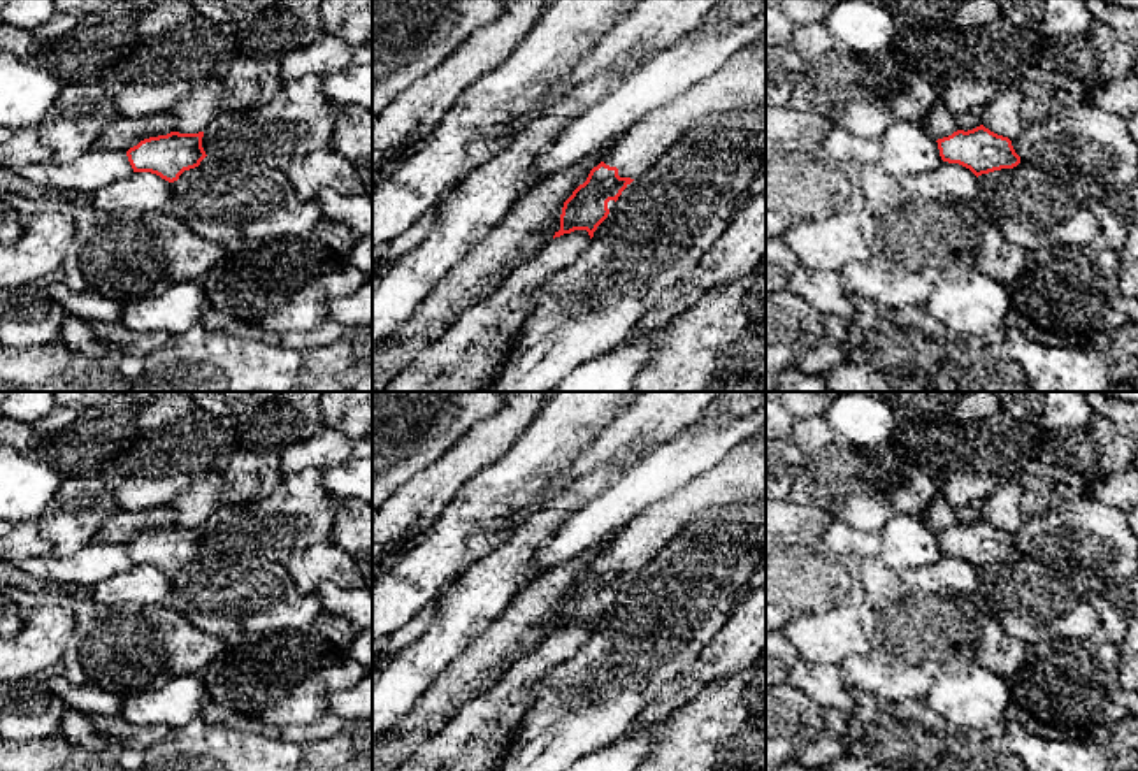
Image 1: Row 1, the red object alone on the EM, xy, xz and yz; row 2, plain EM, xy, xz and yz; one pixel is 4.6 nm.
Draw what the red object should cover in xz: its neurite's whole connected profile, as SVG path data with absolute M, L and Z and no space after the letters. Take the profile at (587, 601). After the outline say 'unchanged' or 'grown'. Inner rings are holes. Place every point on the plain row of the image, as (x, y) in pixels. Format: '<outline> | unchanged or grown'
M766 434L739 441L715 467L695 476L671 497L650 506L613 537L583 578L564 595L555 630L587 623L590 632L608 611L609 594L646 567L687 527L717 504L741 502L766 494Z | grown

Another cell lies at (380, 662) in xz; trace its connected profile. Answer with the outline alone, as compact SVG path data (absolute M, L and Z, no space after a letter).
M388 636L372 643L372 683L376 683L376 680L381 676L381 671L397 657L397 655L385 657L379 652L379 646L386 639L388 639Z

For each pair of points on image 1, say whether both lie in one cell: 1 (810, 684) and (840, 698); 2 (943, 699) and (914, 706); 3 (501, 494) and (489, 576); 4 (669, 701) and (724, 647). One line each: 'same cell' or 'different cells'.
1: same cell
2: different cells
3: different cells
4: same cell

